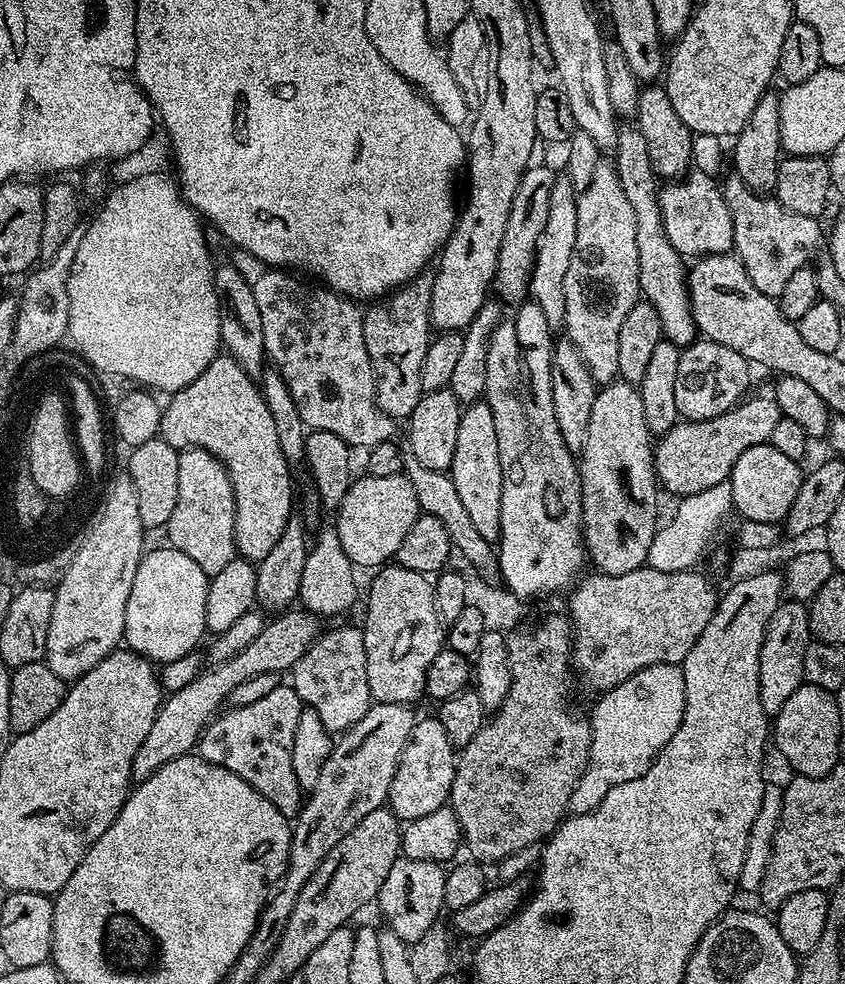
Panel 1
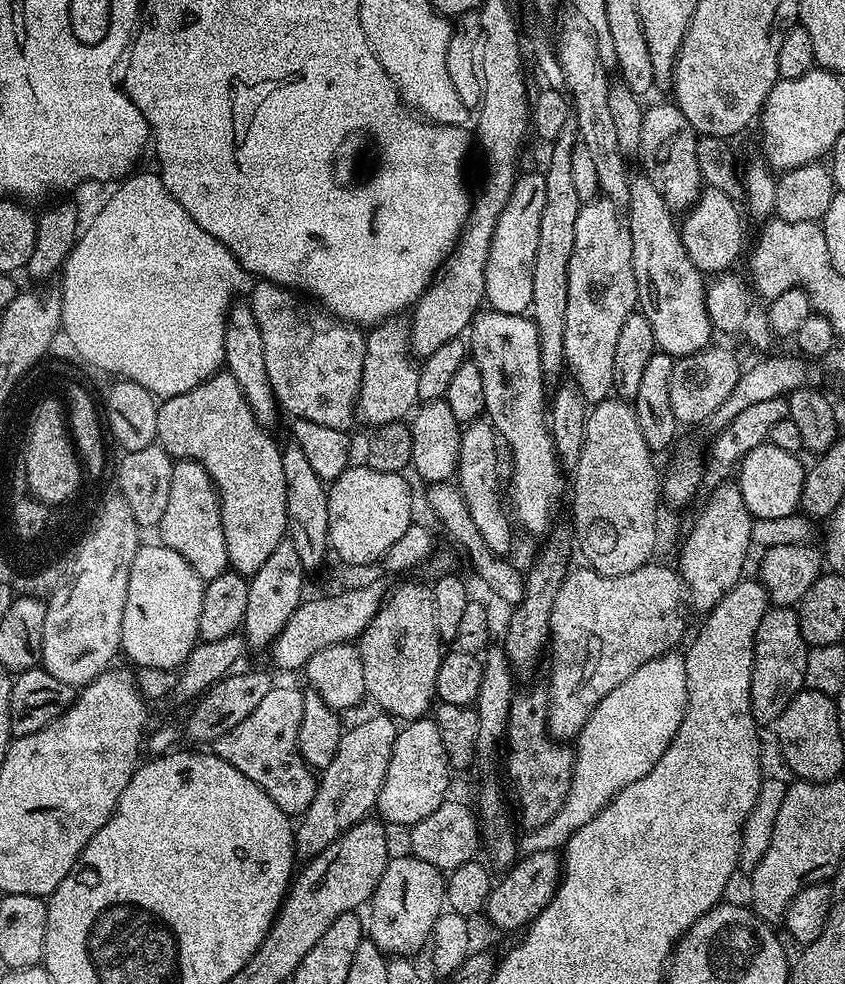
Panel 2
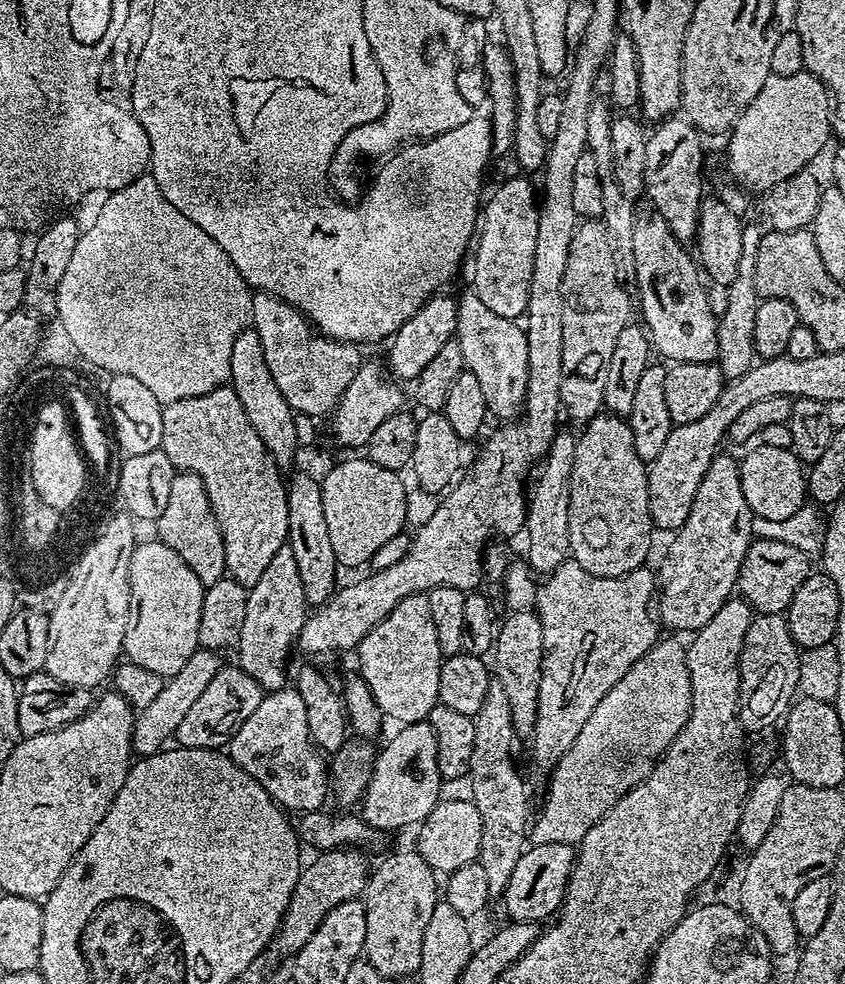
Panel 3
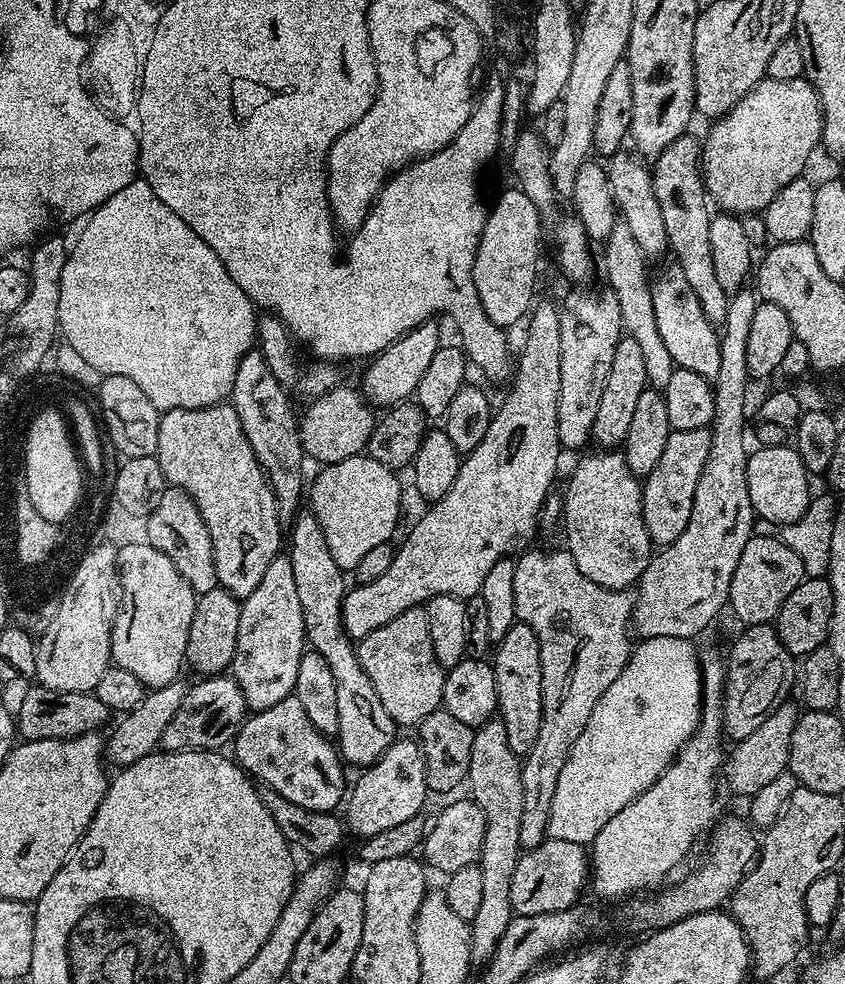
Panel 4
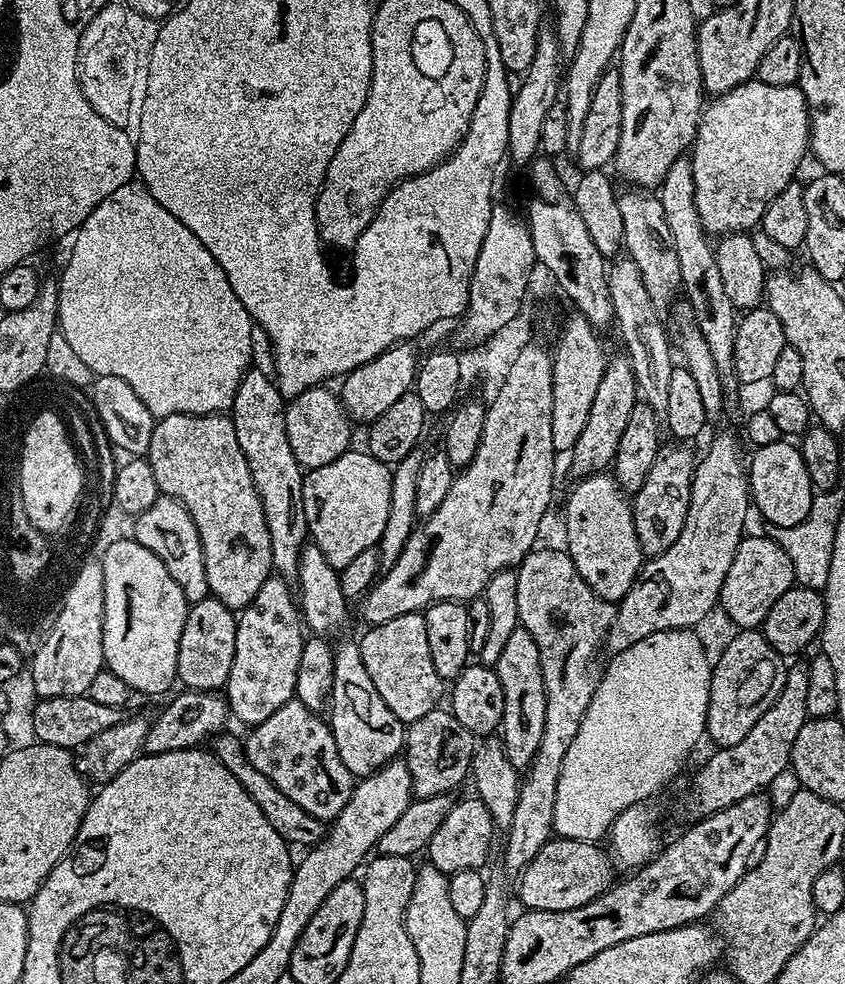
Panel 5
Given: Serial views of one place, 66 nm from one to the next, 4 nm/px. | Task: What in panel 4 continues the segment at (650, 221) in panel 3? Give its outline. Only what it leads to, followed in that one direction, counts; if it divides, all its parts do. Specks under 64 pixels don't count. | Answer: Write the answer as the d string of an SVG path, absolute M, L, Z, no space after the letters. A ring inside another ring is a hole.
M671 267L652 280L654 318L658 322L658 334L662 334L662 343L666 345L666 350L670 350L670 358L675 367L694 370L694 374L702 374L702 378L715 382L718 370L722 367L717 325L709 322L706 314L702 314L702 302L698 302L698 294L694 294L693 287L690 282L686 282L679 267Z

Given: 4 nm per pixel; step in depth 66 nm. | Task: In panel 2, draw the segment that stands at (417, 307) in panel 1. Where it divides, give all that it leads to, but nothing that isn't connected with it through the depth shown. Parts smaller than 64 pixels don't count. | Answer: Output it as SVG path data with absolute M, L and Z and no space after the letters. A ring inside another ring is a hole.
M404 318L384 320L367 333L366 339L368 353L364 359L360 395L356 398L356 412L359 419L361 416L366 423L372 424L371 426L403 421L421 403L418 394L420 370L417 361L408 353L410 348L409 321Z

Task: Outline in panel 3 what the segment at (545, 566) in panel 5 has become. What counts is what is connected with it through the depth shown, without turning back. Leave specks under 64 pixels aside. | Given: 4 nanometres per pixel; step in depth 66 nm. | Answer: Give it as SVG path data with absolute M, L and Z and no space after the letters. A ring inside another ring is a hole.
M570 558L541 583L544 585L537 592L537 581L527 563L513 562L504 575L502 591L509 609L512 612L527 612L536 600L534 611L542 622L542 682L538 686L538 718L530 744L532 760L544 774L551 773L566 750L574 746L574 738L578 738L582 726L586 726L590 714L594 714L594 706L598 706L598 702L602 702L602 698L606 698L606 694L610 694L610 690L614 690L622 678L626 678L638 658L642 658L655 646L658 620L653 608L654 597L658 592L658 576L650 568L635 568L629 576L595 576L582 570L582 566Z

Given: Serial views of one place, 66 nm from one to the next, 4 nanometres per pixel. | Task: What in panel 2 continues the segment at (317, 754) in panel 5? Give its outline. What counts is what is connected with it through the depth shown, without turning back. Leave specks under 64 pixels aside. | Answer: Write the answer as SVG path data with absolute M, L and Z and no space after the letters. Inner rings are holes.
M274 686L270 690L270 694L266 694L266 698L255 708L254 714L250 714L242 722L238 722L238 726L234 726L232 730L222 734L214 742L214 754L218 758L230 762L230 766L234 766L234 770L242 770L242 774L246 774L246 778L250 778L250 782L262 786L262 790L266 790L266 794L270 794L270 802L274 802L274 806L278 806L278 810L282 810L290 818L303 817L307 808L314 801L318 781L317 773L308 767L307 762L300 757L300 752L296 749L298 726L302 722L303 697L304 692L301 689Z

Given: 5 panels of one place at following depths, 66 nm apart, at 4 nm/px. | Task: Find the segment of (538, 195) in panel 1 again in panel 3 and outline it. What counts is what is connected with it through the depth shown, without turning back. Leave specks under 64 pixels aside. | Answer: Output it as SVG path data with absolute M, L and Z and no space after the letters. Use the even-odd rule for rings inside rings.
M524 174L504 180L482 208L482 223L474 244L472 284L482 303L502 318L515 321L528 311L530 278L534 274L534 241L538 239L538 188Z

